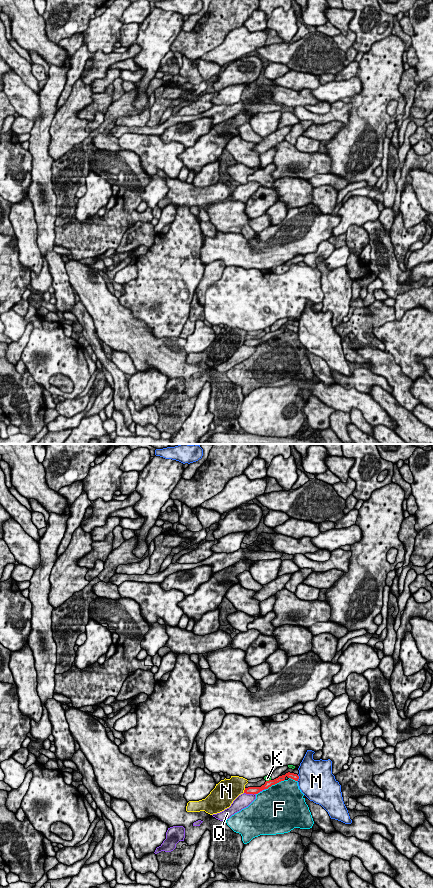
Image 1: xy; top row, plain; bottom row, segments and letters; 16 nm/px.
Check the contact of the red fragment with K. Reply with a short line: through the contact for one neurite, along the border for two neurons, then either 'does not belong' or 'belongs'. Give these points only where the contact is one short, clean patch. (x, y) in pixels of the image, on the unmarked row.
line xy (270, 331), (266, 333); does not belong

